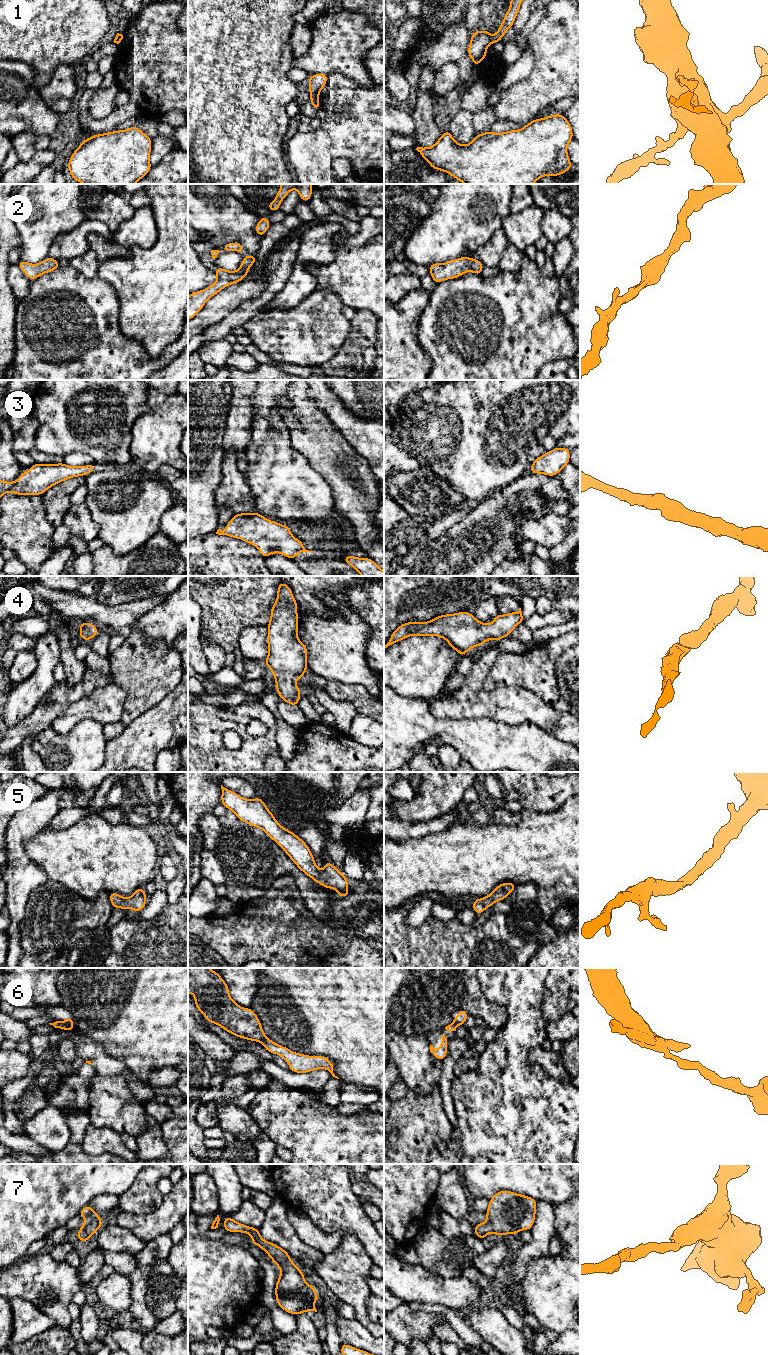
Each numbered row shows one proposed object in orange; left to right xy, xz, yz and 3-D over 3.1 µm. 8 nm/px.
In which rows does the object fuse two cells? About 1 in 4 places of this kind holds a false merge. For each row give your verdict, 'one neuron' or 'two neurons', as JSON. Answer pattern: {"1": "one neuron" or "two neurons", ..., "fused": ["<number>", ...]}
{"1": "two neurons", "2": "one neuron", "3": "one neuron", "4": "one neuron", "5": "one neuron", "6": "two neurons", "7": "one neuron", "fused": ["1", "6"]}

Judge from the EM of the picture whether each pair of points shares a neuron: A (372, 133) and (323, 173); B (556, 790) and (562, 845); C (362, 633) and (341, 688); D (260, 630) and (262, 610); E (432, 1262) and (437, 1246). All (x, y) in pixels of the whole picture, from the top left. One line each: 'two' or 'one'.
A: one
B: two
C: two
D: two
E: one

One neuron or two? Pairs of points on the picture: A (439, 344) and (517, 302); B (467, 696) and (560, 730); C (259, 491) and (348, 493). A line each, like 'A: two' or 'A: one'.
A: one
B: one
C: two

